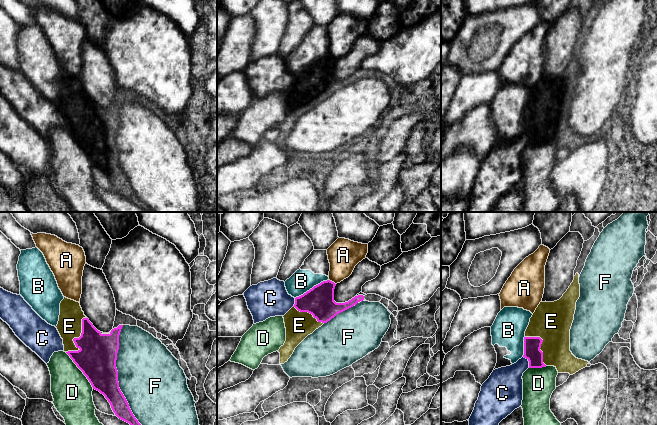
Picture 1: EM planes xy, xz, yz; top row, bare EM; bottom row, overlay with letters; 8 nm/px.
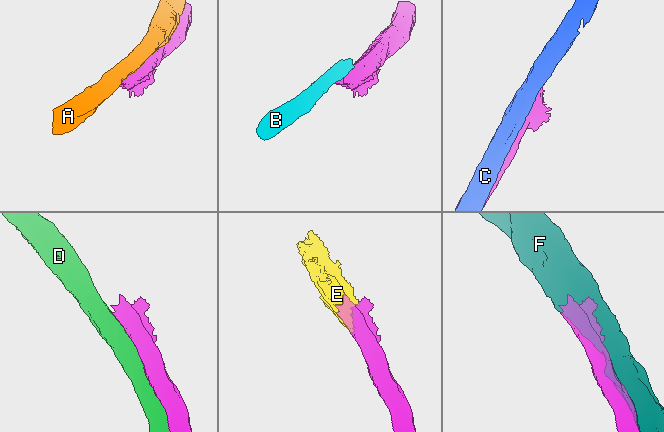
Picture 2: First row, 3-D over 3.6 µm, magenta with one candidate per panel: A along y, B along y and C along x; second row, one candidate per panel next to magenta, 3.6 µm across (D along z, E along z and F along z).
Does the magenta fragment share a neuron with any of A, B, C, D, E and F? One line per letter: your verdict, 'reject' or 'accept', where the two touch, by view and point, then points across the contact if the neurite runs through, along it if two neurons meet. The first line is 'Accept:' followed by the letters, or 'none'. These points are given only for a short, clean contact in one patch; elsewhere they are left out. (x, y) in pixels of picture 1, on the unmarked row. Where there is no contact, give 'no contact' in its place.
Accept: E
A: reject | xz (331, 57)
B: reject | xz (312, 64) | along xz (327, 55), (295, 74)
C: reject | yz (529, 138)
D: reject | xy (80, 145)
E: accept | xy (75, 114)
F: reject | xy (117, 154)

